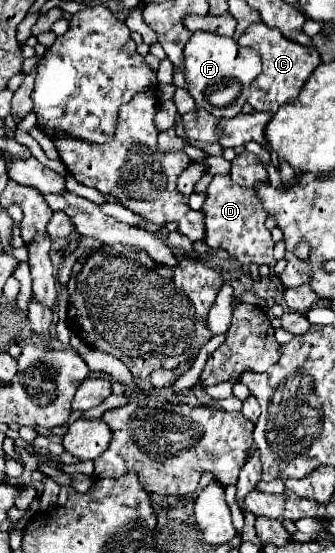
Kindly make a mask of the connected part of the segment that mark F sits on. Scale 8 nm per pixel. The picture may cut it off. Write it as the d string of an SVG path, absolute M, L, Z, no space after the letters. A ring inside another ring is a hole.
M193 33L193 37L189 39L189 43L183 49L183 57L185 57L183 73L185 73L189 95L195 99L195 103L201 109L207 109L217 119L235 117L237 113L241 113L241 107L249 95L249 85L261 71L261 59L255 49L239 47L237 41L231 37L221 37L221 35L213 35L213 33ZM225 87L233 87L235 97L229 101L227 107L213 105L209 101L209 95L215 91L221 91Z

